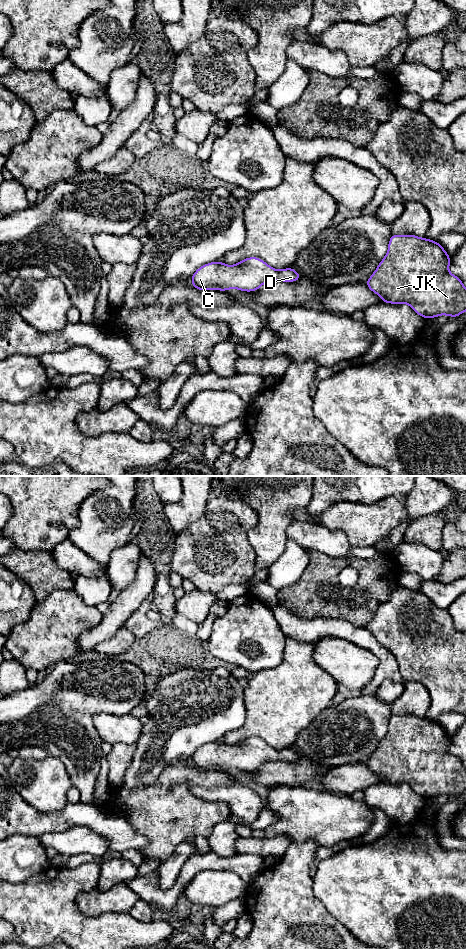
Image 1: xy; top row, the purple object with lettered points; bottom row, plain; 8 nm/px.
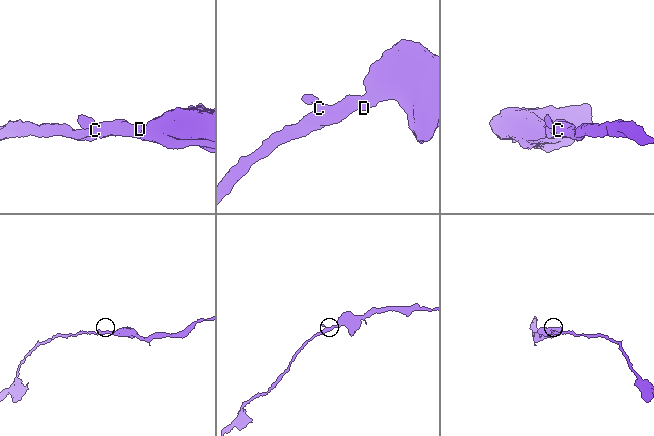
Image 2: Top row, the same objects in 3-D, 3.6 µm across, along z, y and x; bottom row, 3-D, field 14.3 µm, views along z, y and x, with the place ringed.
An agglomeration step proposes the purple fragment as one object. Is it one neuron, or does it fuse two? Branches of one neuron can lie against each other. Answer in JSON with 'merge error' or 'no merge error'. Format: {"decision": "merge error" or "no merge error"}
{"decision": "no merge error"}

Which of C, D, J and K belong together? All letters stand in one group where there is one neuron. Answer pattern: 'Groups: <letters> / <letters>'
Groups: C D J K

